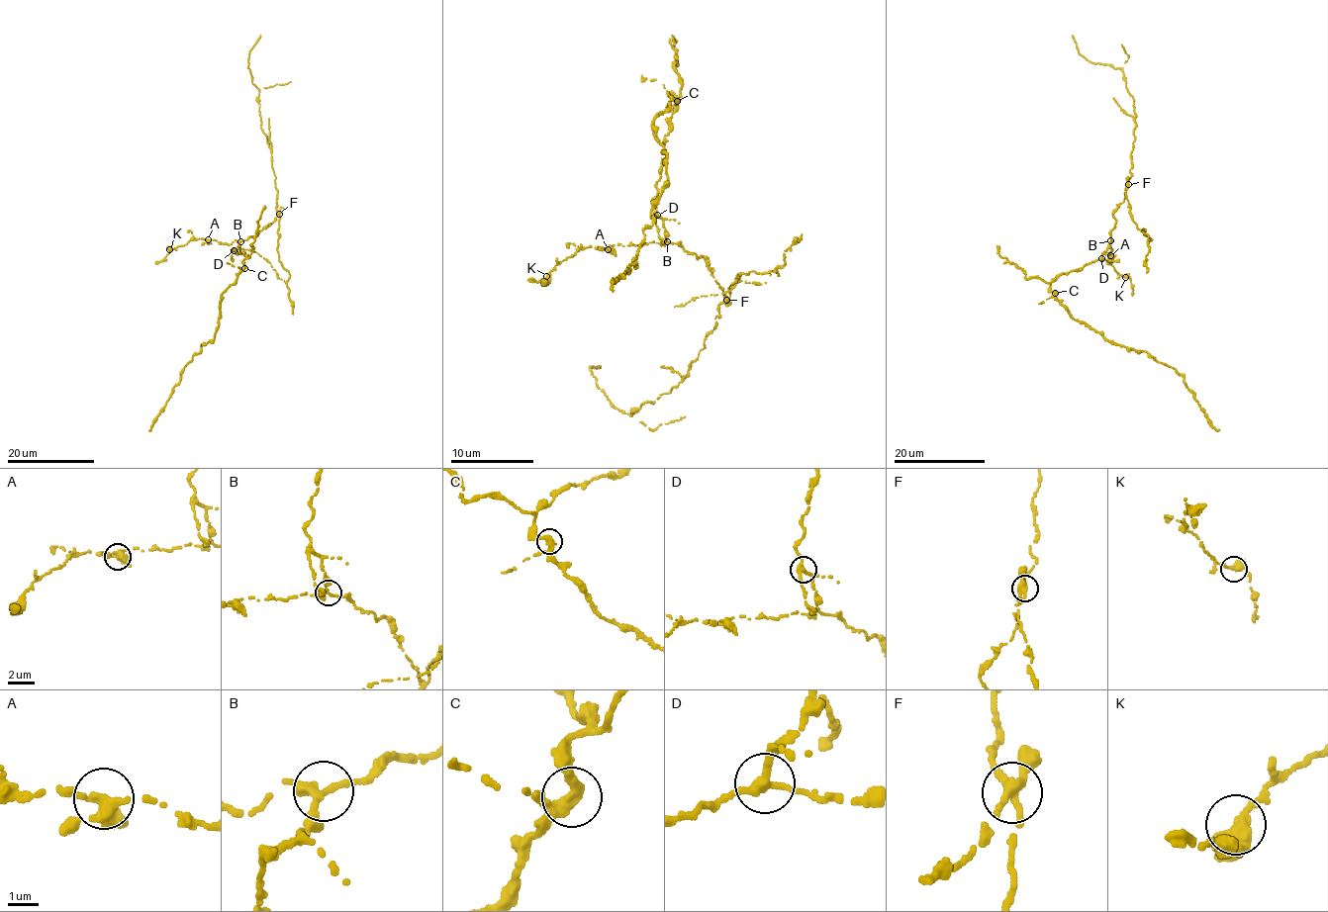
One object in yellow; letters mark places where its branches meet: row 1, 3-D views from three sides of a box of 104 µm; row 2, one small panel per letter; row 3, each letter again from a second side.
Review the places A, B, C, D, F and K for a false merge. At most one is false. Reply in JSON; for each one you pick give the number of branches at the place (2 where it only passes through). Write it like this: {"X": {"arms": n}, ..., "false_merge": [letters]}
{"F": {"arms": 4}, "false_merge": ["F"]}

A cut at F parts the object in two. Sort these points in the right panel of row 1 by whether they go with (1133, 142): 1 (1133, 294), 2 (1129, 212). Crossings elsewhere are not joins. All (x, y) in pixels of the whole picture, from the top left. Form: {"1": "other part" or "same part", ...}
{"1": "other part", "2": "same part"}

